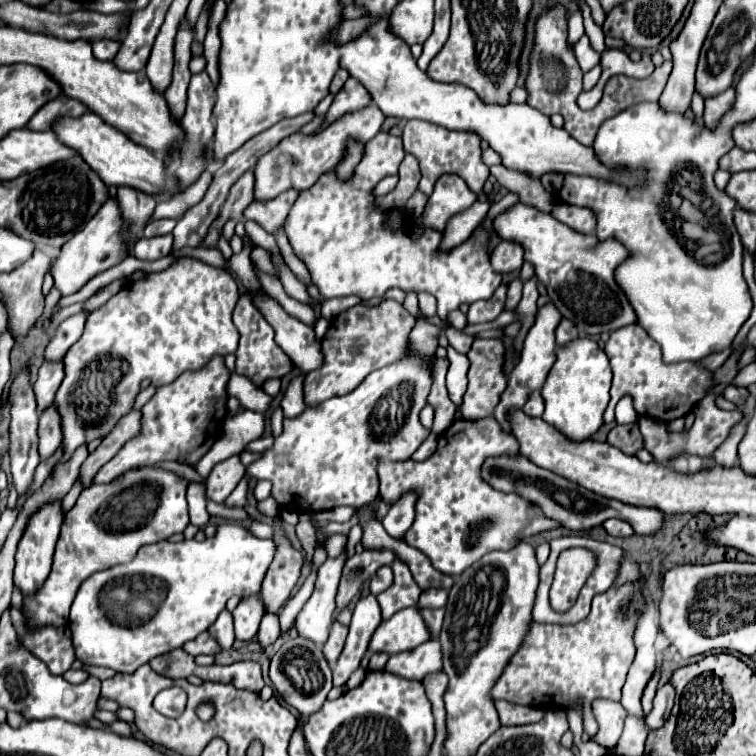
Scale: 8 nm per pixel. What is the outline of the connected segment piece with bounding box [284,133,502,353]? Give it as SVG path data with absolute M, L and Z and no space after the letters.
M378 133L366 143L364 157L350 181L340 183L336 173L330 171L324 173L312 189L300 191L284 221L284 231L294 255L304 261L310 271L312 283L318 287L322 299L358 295L368 301L372 297L384 297L392 287L416 293L428 291L438 299L436 315L446 325L444 335L450 347L458 353L468 353L474 337L454 329L446 321L448 313L462 303L470 305L480 299L490 299L502 283L502 275L492 273L492 267L488 267L488 235L482 227L460 247L438 253L436 249L442 241L440 233L426 229L418 241L412 241L406 227L394 233L384 225L386 213L374 205L374 195L370 191L376 187L378 179L396 175L404 157L406 151L400 137Z

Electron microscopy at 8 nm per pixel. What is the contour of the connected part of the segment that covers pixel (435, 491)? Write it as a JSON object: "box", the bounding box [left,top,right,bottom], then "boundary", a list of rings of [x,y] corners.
{"box":[380,419,556,575],"boundary":[[[496,419],[480,421],[454,421],[438,439],[436,453],[424,463],[416,461],[380,461],[380,495],[392,503],[400,493],[416,491],[420,495],[416,503],[414,527],[404,535],[406,543],[422,551],[432,565],[446,575],[460,575],[472,563],[480,561],[494,549],[508,551],[518,541],[536,533],[556,529],[556,521],[548,521],[536,505],[528,505],[522,497],[510,493],[498,493],[496,489],[480,481],[480,465],[484,457],[500,453],[518,453],[516,439],[504,437]]]}

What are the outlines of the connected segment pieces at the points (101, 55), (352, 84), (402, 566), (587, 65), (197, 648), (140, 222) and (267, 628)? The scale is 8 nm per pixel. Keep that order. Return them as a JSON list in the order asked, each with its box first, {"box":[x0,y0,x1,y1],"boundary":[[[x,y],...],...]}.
[{"box":[92,40,120,61],"boundary":[[[100,40],[92,43],[94,56],[102,61],[112,61],[118,53],[120,44],[116,41]]]},{"box":[312,77,370,135],"boundary":[[[350,77],[344,83],[344,87],[336,93],[336,97],[334,97],[334,101],[332,101],[332,105],[330,105],[326,117],[324,117],[324,123],[312,135],[316,135],[322,129],[326,129],[330,123],[334,123],[336,119],[340,119],[342,115],[352,113],[352,111],[358,111],[358,109],[364,109],[368,103],[370,103],[368,91],[358,81],[352,81],[352,77]]]},{"box":[376,559,422,619],"boundary":[[[396,559],[392,563],[392,571],[394,571],[394,583],[376,597],[382,607],[382,619],[392,617],[392,613],[400,609],[414,607],[422,593],[422,589],[412,579],[408,565],[402,559]]]},{"box":[574,37,600,71],"boundary":[[[580,37],[580,41],[574,45],[574,55],[582,67],[582,71],[590,71],[600,63],[600,53],[596,53],[588,41],[588,37]]]},{"box":[184,633,220,655],"boundary":[[[200,633],[200,637],[184,643],[184,649],[190,655],[214,655],[220,651],[216,641],[212,641],[212,637],[208,637],[208,633]]]},{"box":[118,185,156,245],"boundary":[[[120,185],[118,201],[120,201],[120,209],[124,213],[124,219],[132,225],[128,239],[130,239],[130,245],[134,245],[138,239],[138,233],[144,231],[146,221],[156,207],[156,197],[152,197],[150,193],[142,193],[138,189]]]},{"box":[258,617,280,647],"boundary":[[[264,617],[262,623],[260,623],[260,631],[258,631],[260,645],[262,647],[268,647],[278,637],[280,637],[280,621],[278,621],[278,617]]]}]

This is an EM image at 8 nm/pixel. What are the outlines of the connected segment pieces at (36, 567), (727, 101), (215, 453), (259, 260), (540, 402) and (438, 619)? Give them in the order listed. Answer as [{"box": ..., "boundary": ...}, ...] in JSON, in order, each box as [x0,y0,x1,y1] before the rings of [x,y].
[{"box":[14,505,64,597],"boundary":[[[44,505],[44,509],[40,509],[40,513],[36,513],[36,517],[32,517],[32,521],[28,523],[28,529],[24,531],[24,535],[22,535],[20,543],[18,543],[14,585],[20,589],[20,593],[24,597],[30,597],[32,593],[36,593],[40,589],[40,585],[44,585],[44,581],[46,581],[46,577],[50,573],[54,545],[56,545],[58,535],[60,535],[62,519],[64,519],[64,515],[62,515],[60,505]]]},{"box":[704,89,734,127],"boundary":[[[726,89],[724,93],[720,95],[714,95],[714,97],[708,97],[706,99],[706,109],[704,109],[704,123],[708,127],[716,125],[716,121],[732,107],[732,97],[734,97],[734,89]]]},{"box":[194,411,264,477],"boundary":[[[242,411],[234,417],[228,417],[224,421],[224,429],[226,433],[212,445],[212,449],[194,467],[202,477],[206,477],[216,463],[242,453],[250,441],[258,439],[264,431],[264,417],[256,411]]]},{"box":[252,247,276,275],"boundary":[[[254,247],[252,249],[252,261],[264,271],[264,273],[270,273],[270,275],[276,275],[276,271],[274,271],[274,265],[272,265],[272,259],[270,259],[270,253],[268,251],[264,251],[262,247]]]},{"box":[522,391,544,417],"boundary":[[[540,391],[532,393],[530,401],[524,405],[522,411],[524,411],[528,417],[540,417],[540,415],[544,413],[544,399],[540,397]]]},{"box":[420,609,444,639],"boundary":[[[422,609],[420,611],[424,621],[426,621],[426,627],[430,633],[436,633],[436,639],[440,635],[440,629],[442,629],[442,619],[444,619],[444,609]]]}]

